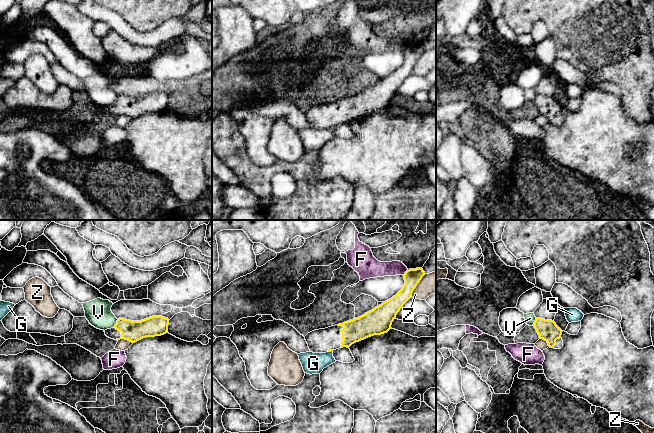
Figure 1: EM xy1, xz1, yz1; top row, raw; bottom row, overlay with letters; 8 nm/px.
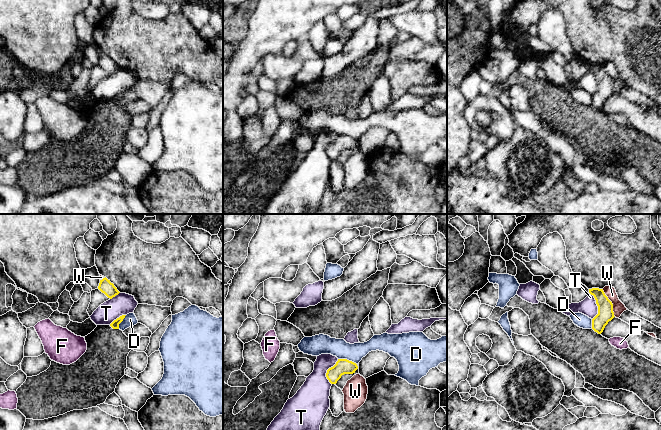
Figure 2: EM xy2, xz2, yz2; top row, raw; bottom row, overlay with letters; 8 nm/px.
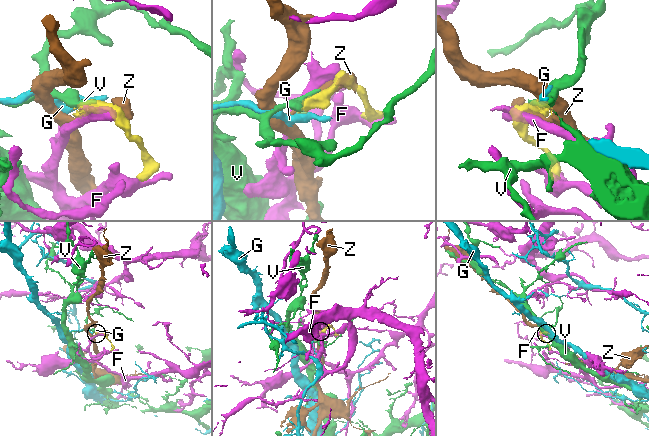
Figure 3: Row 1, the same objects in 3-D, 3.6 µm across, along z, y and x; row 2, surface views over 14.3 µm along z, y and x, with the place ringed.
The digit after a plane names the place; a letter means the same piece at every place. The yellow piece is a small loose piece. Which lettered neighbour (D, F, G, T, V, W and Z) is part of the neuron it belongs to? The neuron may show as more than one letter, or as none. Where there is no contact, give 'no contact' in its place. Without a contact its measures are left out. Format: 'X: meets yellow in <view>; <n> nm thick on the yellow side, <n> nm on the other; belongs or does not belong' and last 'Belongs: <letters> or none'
D: meets yellow in xz2; 130 nm thick on the yellow side, 160 nm on the other; does not belong
F: meets yellow in xz1; 140 nm thick on the yellow side, 140 nm on the other; does not belong
G: meets yellow in xz1; 20 nm thick on the yellow side, 180 nm on the other; does not belong
T: meets yellow in yz2; 130 nm thick on the yellow side, 140 nm on the other; does not belong
V: meets yellow in xy1; 170 nm thick on the yellow side, 220 nm on the other; does not belong
W: meets yellow in yz2; 130 nm thick on the yellow side, 100 nm on the other; does not belong
Z: meets yellow in xz1; 140 nm thick on the yellow side, 180 nm on the other; does not belong
Belongs: none

